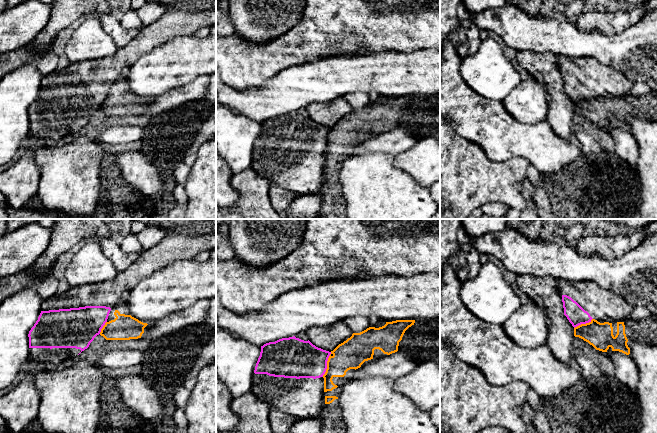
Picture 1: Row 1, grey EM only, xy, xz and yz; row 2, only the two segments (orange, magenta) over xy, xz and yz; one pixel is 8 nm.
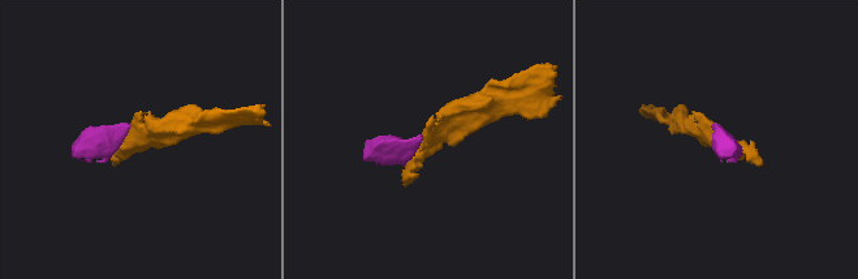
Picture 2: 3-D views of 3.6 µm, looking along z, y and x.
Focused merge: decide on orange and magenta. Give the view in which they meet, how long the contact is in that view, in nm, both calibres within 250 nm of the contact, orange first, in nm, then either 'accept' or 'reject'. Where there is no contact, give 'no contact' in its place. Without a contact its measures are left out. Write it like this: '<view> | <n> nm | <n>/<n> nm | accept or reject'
xz | 220 nm | 240/300 nm | reject

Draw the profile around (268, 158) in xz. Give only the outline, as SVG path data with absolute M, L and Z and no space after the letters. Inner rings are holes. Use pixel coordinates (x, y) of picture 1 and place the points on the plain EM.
M255 150L250 166L272 184L298 197L316 194L325 181L324 154L284 154Z

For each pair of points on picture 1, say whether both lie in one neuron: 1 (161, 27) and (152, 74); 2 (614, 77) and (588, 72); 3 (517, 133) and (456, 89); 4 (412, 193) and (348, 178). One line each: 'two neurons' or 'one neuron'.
1: two neurons
2: one neuron
3: one neuron
4: one neuron

